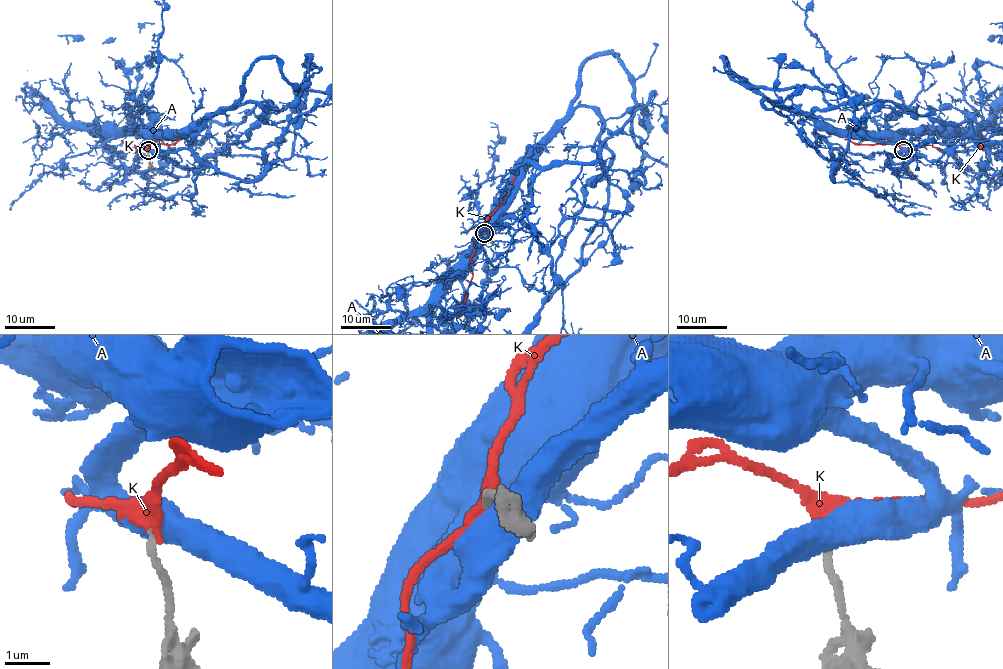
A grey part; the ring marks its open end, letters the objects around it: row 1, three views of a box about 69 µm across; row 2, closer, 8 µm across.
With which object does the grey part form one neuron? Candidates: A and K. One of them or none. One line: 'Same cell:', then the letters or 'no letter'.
Same cell: K

